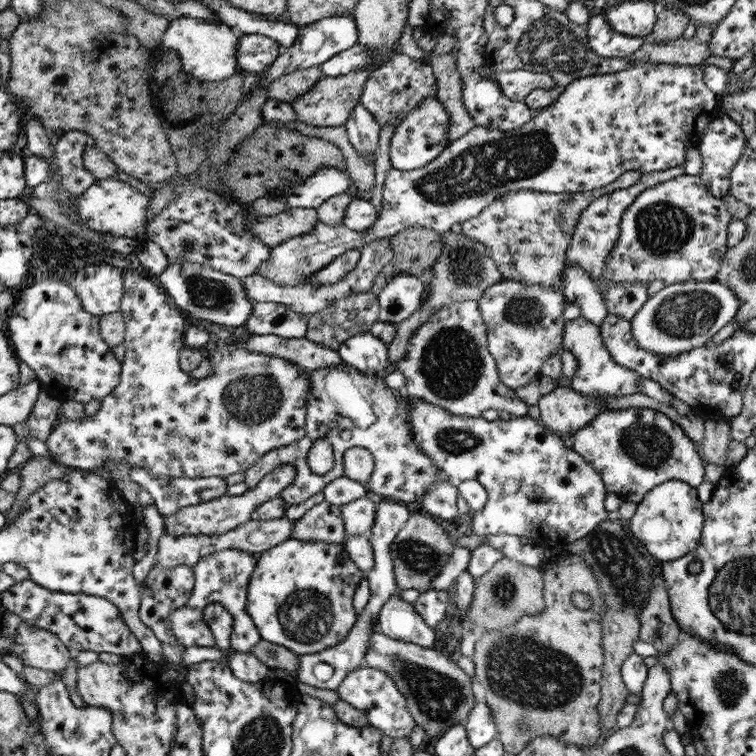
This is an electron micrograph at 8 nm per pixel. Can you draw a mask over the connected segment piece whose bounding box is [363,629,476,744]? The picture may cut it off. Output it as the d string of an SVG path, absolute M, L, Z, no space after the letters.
M377 629L370 633L368 643L363 666L382 670L394 678L416 725L425 730L424 744L454 724L465 724L468 713L476 705L472 690L475 678L470 678L454 660L435 648L428 650L413 643L393 640Z

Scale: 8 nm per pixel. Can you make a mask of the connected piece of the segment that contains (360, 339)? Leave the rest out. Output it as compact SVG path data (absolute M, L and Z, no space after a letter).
M369 332L347 338L337 351L346 366L362 374L382 375L391 368L387 344Z

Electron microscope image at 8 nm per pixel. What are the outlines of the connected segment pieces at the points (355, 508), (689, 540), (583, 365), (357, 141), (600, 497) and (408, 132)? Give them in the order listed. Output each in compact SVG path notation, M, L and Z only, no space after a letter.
M371 495L341 507L346 536L370 532L376 519L377 498Z
M666 481L653 490L650 490L644 499L637 504L636 512L630 518L631 535L641 543L644 548L652 554L652 556L661 561L673 561L686 557L700 546L700 538L702 538L702 528L704 524L703 504L700 502L697 490L686 482L682 481Z
M580 316L564 325L564 339L562 339L563 350L570 353L577 360L576 373L571 377L570 387L583 396L625 396L641 392L639 383L643 379L638 372L617 364L606 350L606 345L600 335L600 329L590 320Z
M358 101L344 125L350 144L361 156L379 151L380 125L368 111L365 103Z
M414 397L405 398L411 438L418 448L457 485L464 480L478 480L489 497L489 504L472 516L472 532L478 535L512 534L533 539L542 545L573 543L584 538L598 524L608 520L605 501L608 492L597 470L581 454L572 449L566 439L554 435L530 416L510 420L485 420L450 414L450 411Z
M438 95L424 97L414 109L406 113L402 123L394 129L390 140L390 163L392 167L398 170L416 170L430 164L444 150L447 150L448 144L448 126L450 126L450 117L446 114L446 109L442 107L442 101Z

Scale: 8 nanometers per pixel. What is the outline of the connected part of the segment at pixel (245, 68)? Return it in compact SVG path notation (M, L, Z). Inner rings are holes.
M245 34L238 41L236 62L241 73L259 73L269 68L281 56L280 44L261 34Z

